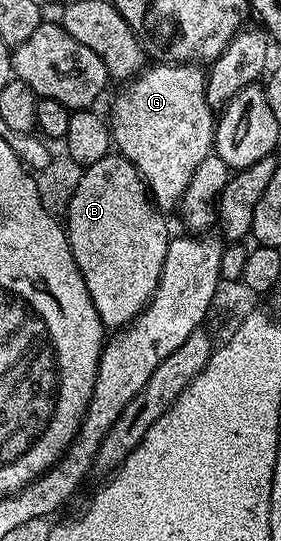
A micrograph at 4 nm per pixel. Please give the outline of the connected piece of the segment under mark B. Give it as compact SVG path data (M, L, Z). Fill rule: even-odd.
M111 155L81 170L78 186L73 186L64 212L64 228L76 267L88 287L88 295L96 307L103 326L117 331L139 317L152 299L160 283L160 271L164 271L164 255L168 255L168 243L172 236L166 230L163 210L154 203L146 182L136 171L134 164L124 156Z

